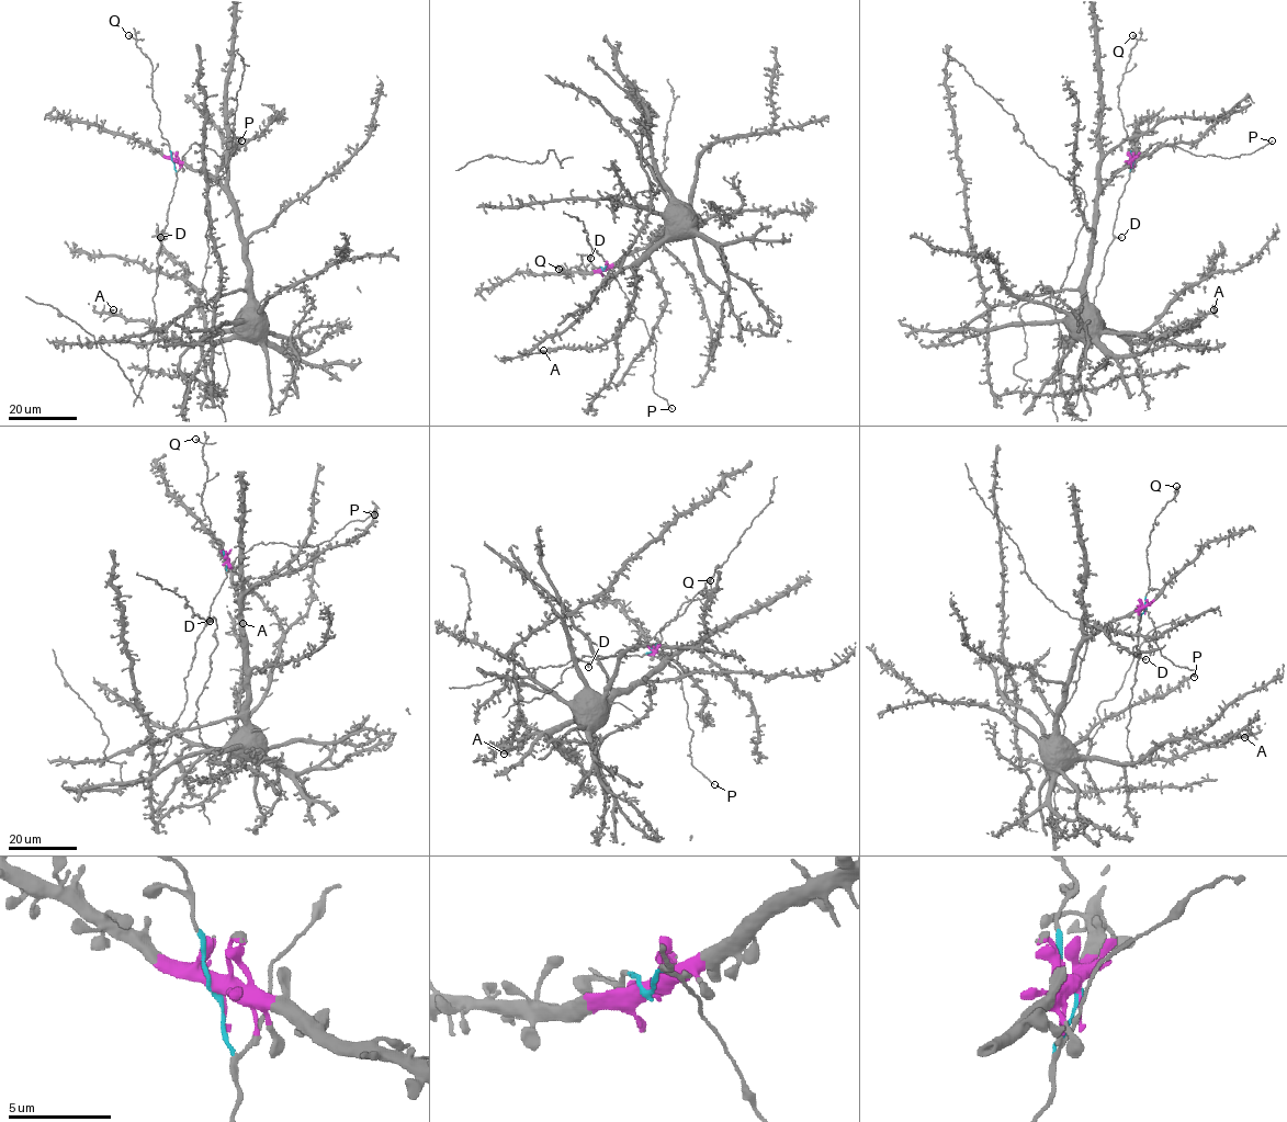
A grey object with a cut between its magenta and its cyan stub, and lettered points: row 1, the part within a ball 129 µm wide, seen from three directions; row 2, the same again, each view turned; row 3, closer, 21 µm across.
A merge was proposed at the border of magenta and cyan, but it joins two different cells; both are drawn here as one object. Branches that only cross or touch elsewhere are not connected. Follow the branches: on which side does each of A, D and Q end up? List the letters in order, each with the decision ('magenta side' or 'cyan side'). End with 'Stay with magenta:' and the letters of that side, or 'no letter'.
A: magenta side
D: cyan side
Q: cyan side
Stay with magenta: A

